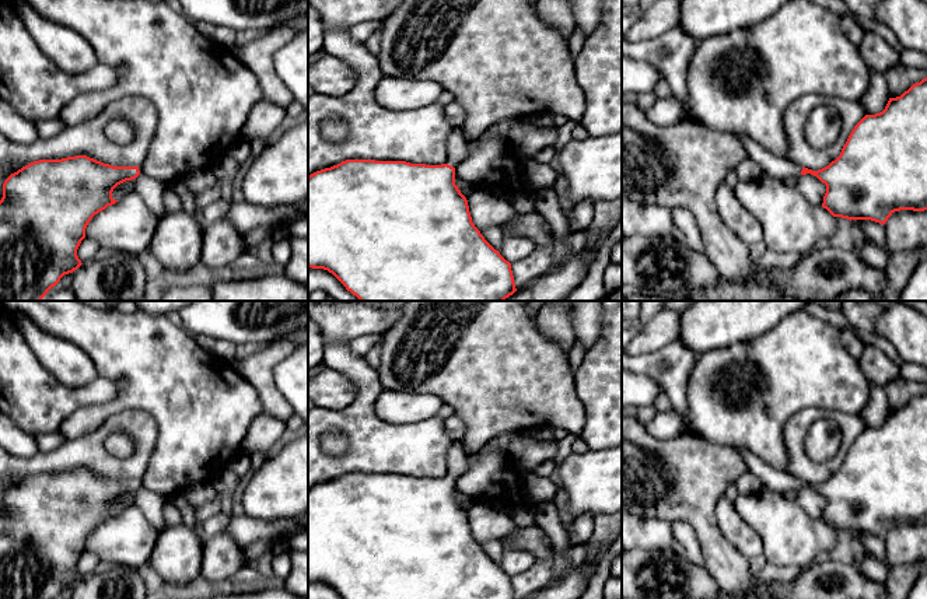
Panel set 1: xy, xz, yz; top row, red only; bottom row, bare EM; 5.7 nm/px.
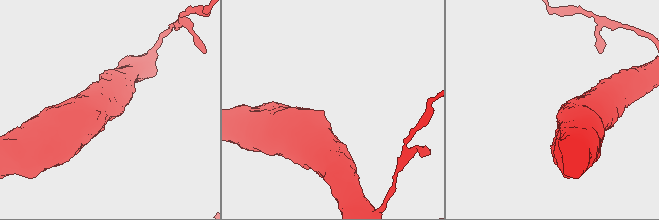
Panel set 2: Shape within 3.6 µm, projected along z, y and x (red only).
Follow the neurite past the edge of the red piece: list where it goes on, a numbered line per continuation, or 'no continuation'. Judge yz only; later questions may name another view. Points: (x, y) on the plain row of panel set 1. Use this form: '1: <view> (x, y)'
1: yz (777, 480)

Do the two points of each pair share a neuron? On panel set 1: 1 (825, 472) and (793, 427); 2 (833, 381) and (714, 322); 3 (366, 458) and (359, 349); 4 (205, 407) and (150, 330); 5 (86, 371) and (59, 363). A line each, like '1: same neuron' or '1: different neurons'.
1: same neuron
2: different neurons
3: different neurons
4: same neuron
5: same neuron

